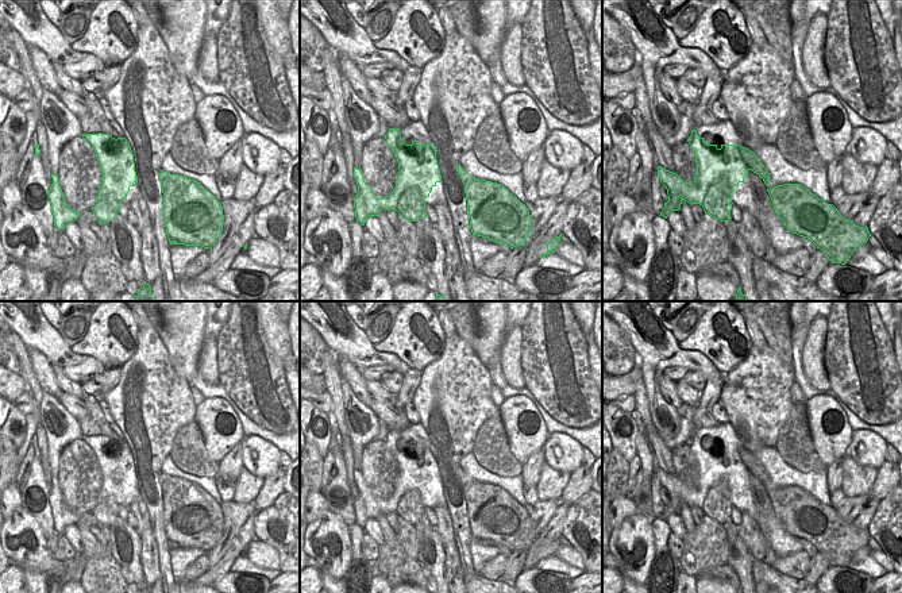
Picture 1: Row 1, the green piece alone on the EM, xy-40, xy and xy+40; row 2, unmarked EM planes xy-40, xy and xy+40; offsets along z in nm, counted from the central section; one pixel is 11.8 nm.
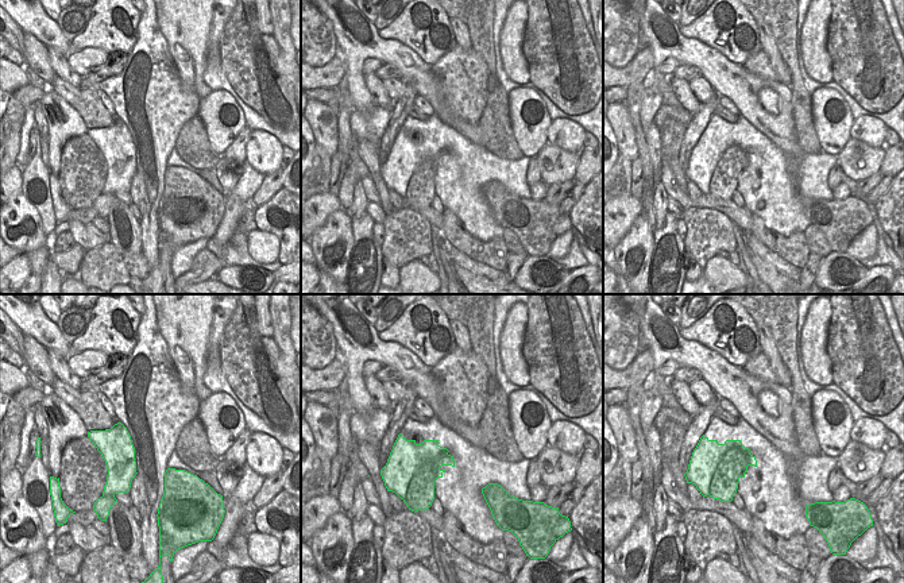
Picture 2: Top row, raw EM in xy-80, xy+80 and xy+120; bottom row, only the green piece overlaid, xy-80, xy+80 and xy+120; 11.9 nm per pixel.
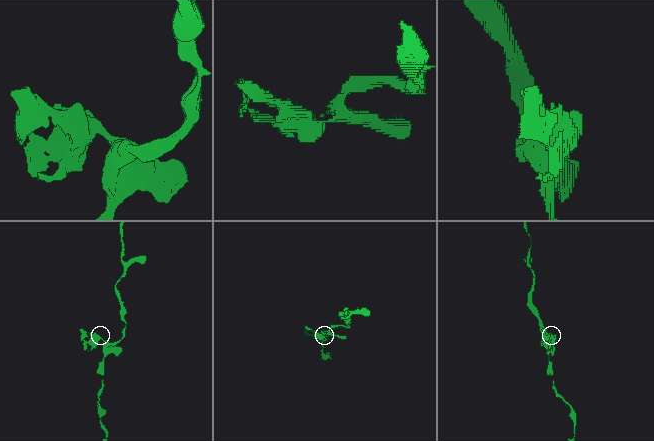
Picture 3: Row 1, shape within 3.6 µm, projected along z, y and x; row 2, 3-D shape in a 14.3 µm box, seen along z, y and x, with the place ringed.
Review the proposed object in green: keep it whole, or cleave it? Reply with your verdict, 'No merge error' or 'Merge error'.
Merge error.

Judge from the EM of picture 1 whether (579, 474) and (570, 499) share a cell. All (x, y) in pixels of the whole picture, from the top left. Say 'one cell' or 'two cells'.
one cell

